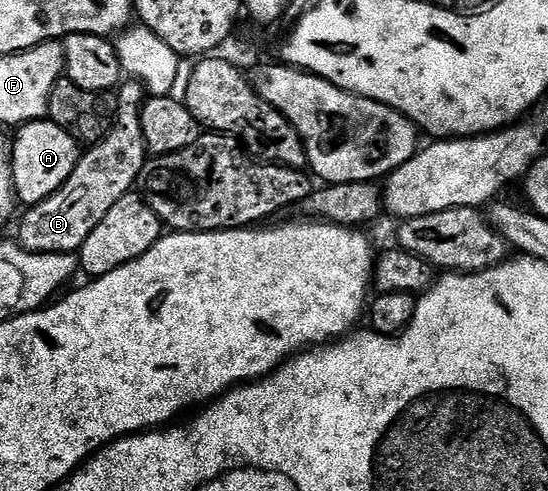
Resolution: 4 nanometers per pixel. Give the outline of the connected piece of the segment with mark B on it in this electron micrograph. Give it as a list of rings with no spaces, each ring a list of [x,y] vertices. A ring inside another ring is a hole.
[[[124,81],[118,87],[117,97],[119,103],[115,120],[103,141],[94,143],[88,149],[91,151],[88,154],[86,151],[80,157],[77,168],[73,168],[73,176],[65,180],[56,194],[30,207],[27,215],[18,219],[17,241],[31,254],[69,254],[79,251],[89,232],[93,232],[93,228],[105,220],[109,208],[113,208],[121,196],[136,189],[135,181],[138,178],[140,181],[149,161],[145,136],[141,132],[141,112],[145,101],[143,83]]]

